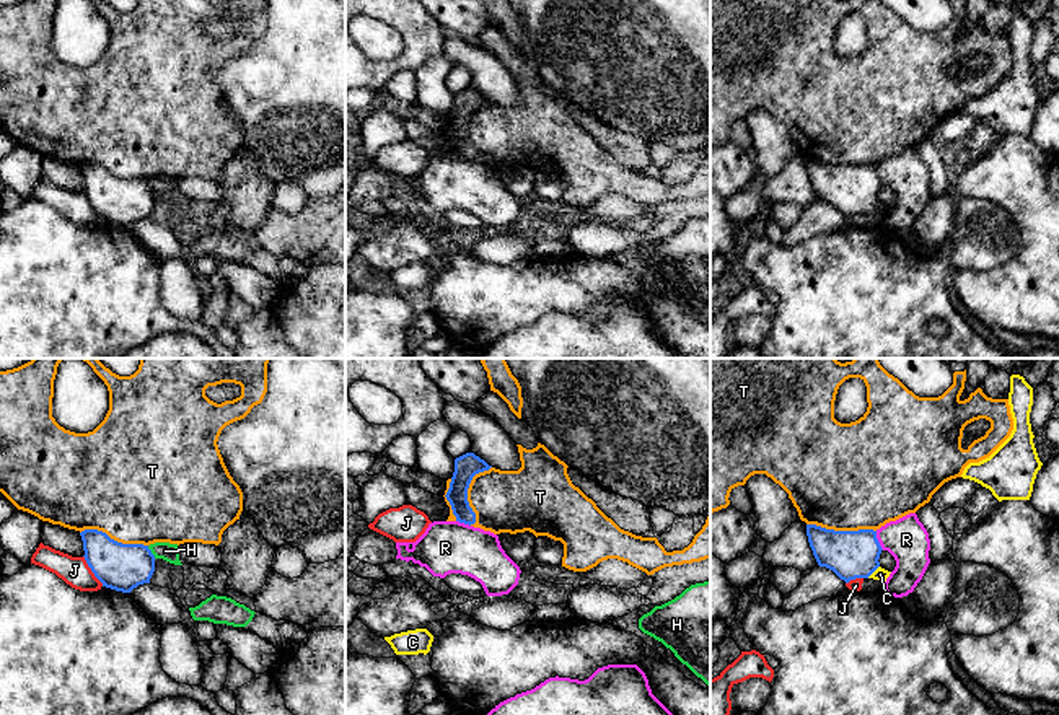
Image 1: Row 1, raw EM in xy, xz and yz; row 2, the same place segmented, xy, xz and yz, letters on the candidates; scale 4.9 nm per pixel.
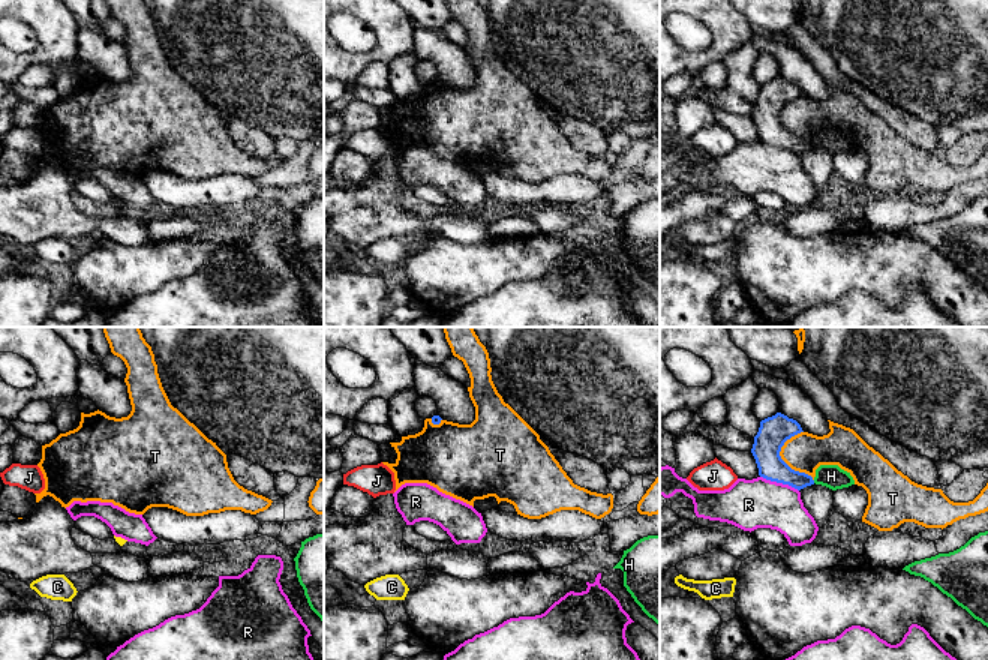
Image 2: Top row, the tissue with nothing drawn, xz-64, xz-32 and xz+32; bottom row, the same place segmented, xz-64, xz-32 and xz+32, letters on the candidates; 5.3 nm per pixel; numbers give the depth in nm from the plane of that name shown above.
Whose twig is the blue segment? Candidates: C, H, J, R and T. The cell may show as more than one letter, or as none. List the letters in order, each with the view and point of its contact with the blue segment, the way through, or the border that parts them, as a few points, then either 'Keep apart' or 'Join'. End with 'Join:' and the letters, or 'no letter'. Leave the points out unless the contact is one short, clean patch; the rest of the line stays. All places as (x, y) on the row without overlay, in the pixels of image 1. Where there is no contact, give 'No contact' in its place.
C: Touches blue at yz (872, 207). Path across: yz (851, 189), (872, 207), (880, 209). Join
H: Touches blue at xy (150, 188). Boundary: xy (147, 181), (155, 193). Keep apart
J: Touches blue at xy (92, 206). Boundary: xy (83, 191), (90, 206), (103, 220). Keep apart
R: Touches blue at yz (877, 176). Boundary: yz (875, 166), (875, 173), (883, 184). Keep apart
T: Touches blue at yz (841, 166). Keep apart
Join: C

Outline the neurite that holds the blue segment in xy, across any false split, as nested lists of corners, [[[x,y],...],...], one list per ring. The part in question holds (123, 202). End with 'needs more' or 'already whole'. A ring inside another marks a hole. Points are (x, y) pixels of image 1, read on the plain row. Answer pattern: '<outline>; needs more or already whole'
[[[98,164],[80,168],[85,195],[103,222],[130,228],[150,218],[155,207],[155,191],[143,179],[122,179]]]; already whole

